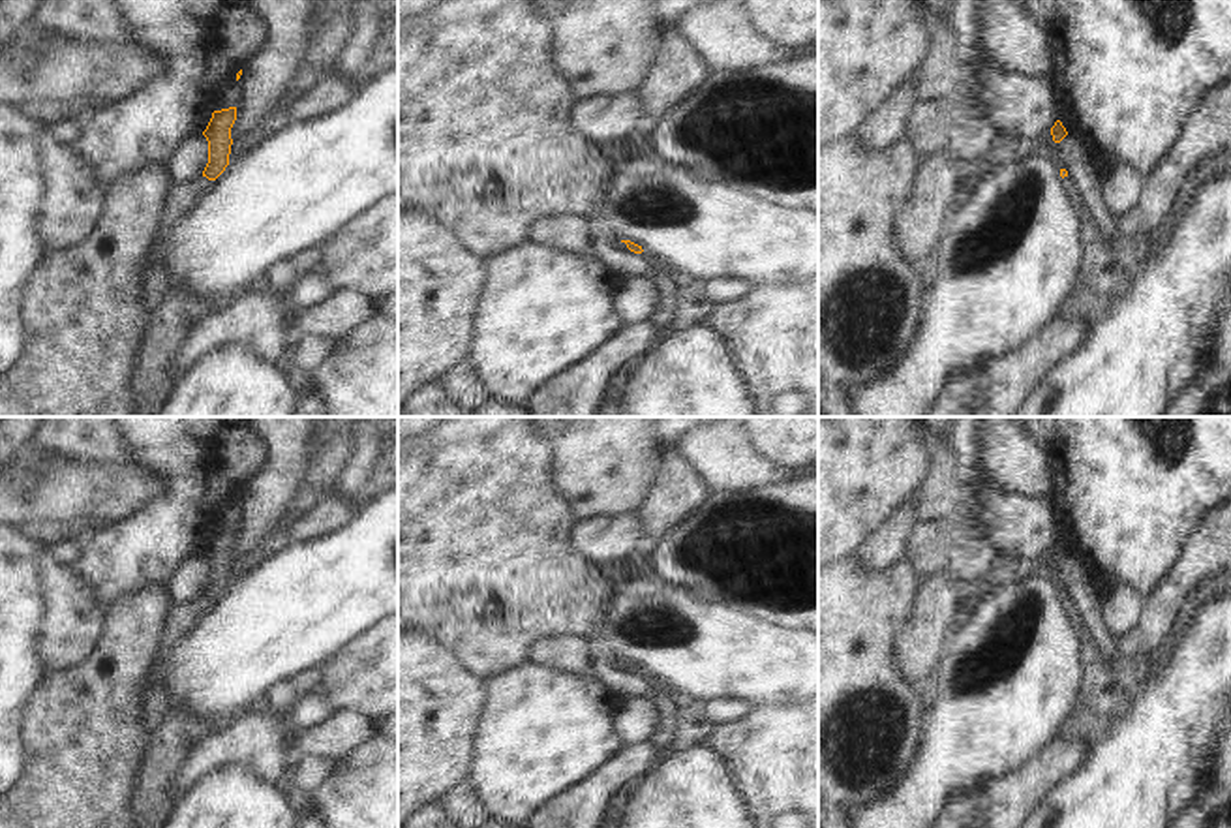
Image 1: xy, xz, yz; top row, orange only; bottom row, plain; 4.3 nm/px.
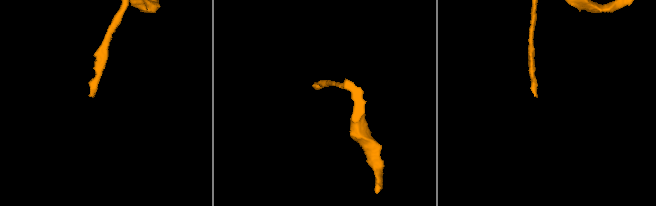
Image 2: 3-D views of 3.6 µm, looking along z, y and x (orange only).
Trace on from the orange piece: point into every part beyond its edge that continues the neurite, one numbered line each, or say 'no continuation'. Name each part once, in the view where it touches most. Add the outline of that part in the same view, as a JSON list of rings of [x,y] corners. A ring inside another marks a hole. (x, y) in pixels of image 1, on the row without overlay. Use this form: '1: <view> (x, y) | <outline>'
1: xy (181, 618) | [[[197,597],[188,605],[171,605],[161,635],[160,653],[167,653],[182,635],[186,635],[212,601]]]

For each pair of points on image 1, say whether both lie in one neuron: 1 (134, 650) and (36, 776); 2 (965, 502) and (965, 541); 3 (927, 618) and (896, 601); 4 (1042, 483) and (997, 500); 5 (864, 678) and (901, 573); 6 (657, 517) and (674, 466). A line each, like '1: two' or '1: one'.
1: one
2: two
3: two
4: two
5: one
6: one

